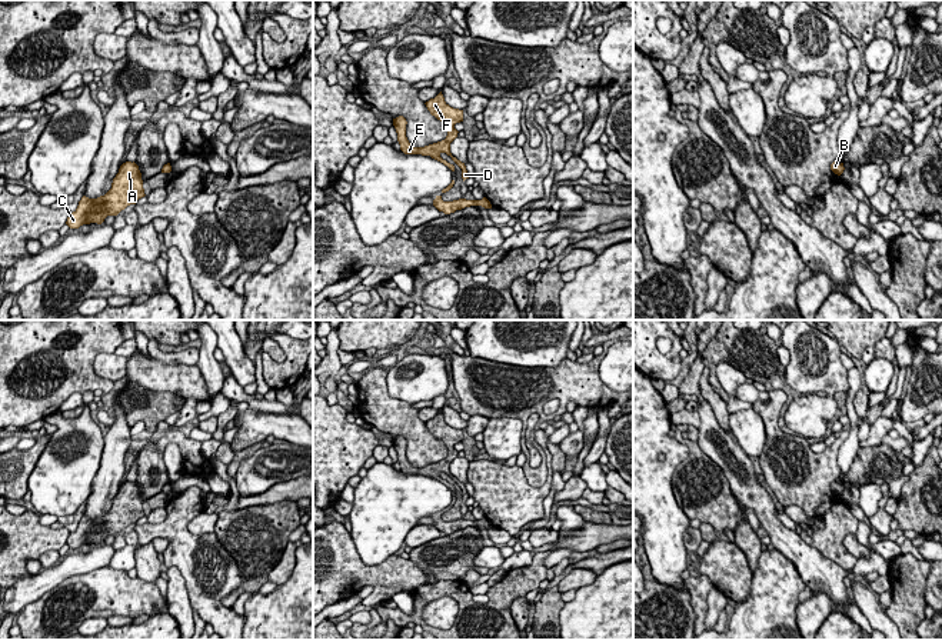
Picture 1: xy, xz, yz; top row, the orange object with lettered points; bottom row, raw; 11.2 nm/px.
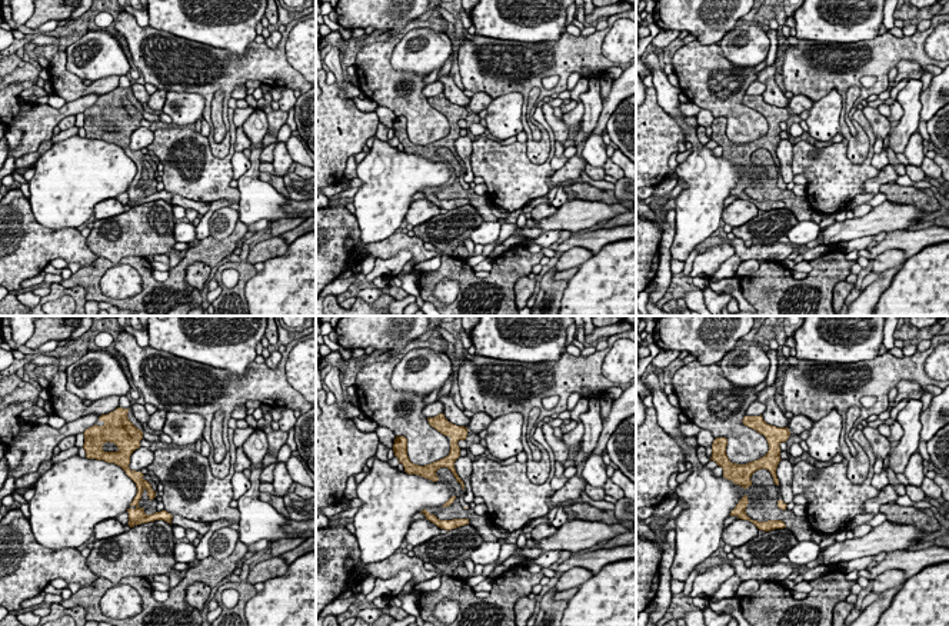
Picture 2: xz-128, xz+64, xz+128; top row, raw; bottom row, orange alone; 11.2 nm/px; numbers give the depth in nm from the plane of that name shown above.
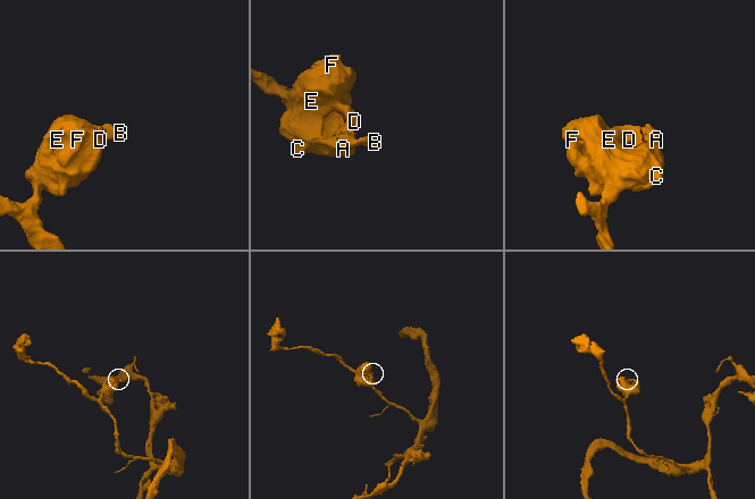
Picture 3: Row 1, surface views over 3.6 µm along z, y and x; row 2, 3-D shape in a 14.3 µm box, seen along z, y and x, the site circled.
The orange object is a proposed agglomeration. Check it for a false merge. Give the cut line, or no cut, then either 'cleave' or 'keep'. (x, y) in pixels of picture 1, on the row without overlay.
no cut; keep

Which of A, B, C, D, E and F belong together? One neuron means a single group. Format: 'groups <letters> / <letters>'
groups A B C D E F

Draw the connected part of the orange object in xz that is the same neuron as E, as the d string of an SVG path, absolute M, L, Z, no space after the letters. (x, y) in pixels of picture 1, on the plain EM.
M442 411L435 419L430 419L425 424L426 424L427 430L430 431L430 434L435 436L437 440L443 441L445 446L447 447L446 459L442 461L433 463L433 464L425 466L425 467L413 467L406 457L407 441L403 436L399 436L399 437L393 439L393 446L397 453L397 461L400 464L400 470L405 474L430 476L432 479L443 483L452 491L455 491L455 486L440 477L442 473L446 473L462 489L462 499L465 501L466 499L469 499L466 486L465 486L465 483L462 483L460 480L453 477L450 473L450 463L457 457L457 453L459 453L455 449L455 444L463 441L463 430L450 427L445 421Z

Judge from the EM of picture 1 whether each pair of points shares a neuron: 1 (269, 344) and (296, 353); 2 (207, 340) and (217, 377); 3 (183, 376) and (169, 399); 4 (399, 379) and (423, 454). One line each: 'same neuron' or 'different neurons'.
1: different neurons
2: same neuron
3: different neurons
4: different neurons

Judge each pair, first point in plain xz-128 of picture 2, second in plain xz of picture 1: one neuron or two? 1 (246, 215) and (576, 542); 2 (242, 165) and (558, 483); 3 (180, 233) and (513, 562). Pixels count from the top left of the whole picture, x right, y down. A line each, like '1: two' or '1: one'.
1: two
2: one
3: two

